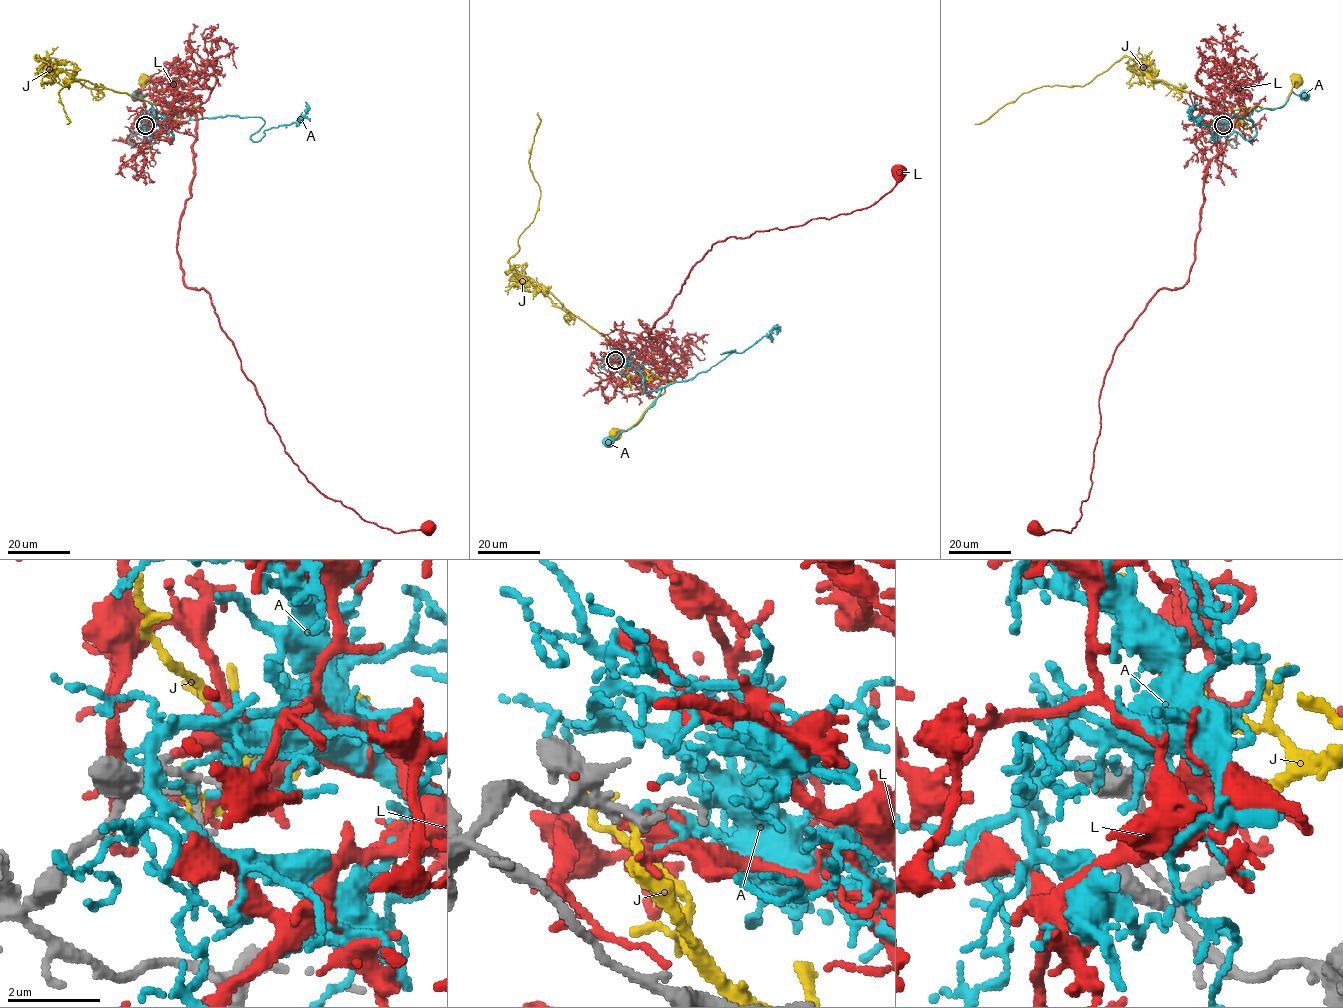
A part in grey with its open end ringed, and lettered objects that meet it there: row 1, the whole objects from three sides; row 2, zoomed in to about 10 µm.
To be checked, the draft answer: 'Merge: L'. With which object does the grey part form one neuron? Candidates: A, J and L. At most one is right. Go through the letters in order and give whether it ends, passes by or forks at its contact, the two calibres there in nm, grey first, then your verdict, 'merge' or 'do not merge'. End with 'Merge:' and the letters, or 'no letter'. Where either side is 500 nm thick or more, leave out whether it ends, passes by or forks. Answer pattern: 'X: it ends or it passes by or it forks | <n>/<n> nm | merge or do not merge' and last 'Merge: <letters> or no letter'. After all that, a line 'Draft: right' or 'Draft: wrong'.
A: it ends | 170/110 nm | do not merge
J: it ends | 160/180 nm | do not merge
L: it ends | 180/360 nm | merge
Merge: L
Draft: right

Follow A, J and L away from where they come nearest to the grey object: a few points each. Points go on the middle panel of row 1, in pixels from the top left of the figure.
A: (616, 360), (628, 362), (642, 377), (642, 394), (660, 387), (661, 391), (641, 420), (607, 443)
J: (617, 360), (624, 372), (634, 376), (645, 377), (646, 370), (673, 381), (634, 424), (615, 433)
L: (615, 360), (655, 387), (666, 380), (665, 345), (648, 332), (714, 244), (869, 207), (896, 184), (899, 170)

